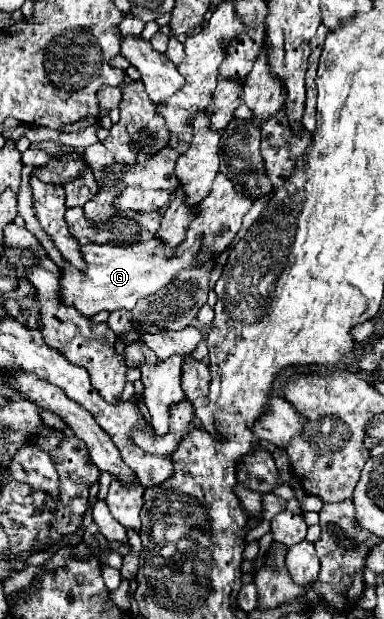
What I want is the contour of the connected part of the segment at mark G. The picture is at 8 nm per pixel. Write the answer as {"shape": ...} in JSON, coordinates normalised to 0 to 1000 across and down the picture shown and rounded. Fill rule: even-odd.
{"shape":[[[385,388],[375,394],[339,394],[339,397],[292,397],[292,394],[250,394],[234,391],[208,397],[208,410],[224,423],[219,436],[193,433],[182,423],[167,426],[161,449],[156,449],[156,485],[172,494],[193,494],[214,511],[234,514],[260,501],[344,501],[354,488],[375,478],[401,475],[422,462],[443,459],[464,436],[495,433],[505,426],[505,394],[495,410],[458,407],[458,401],[422,397],[422,391]]]}

